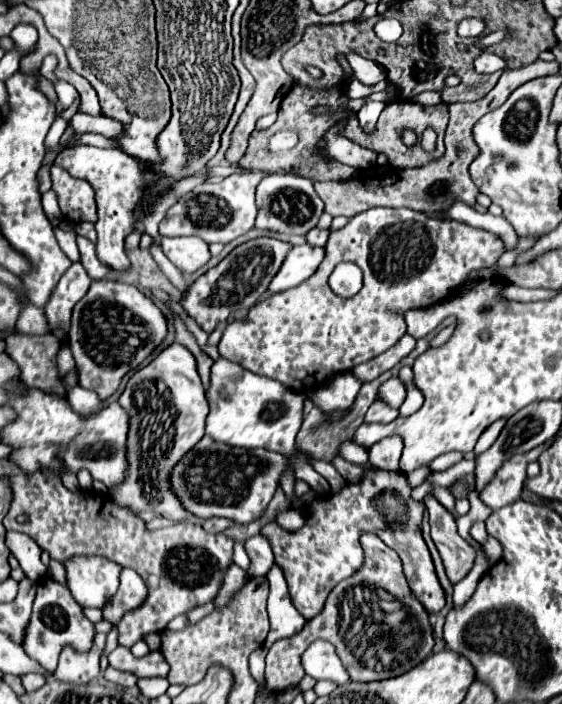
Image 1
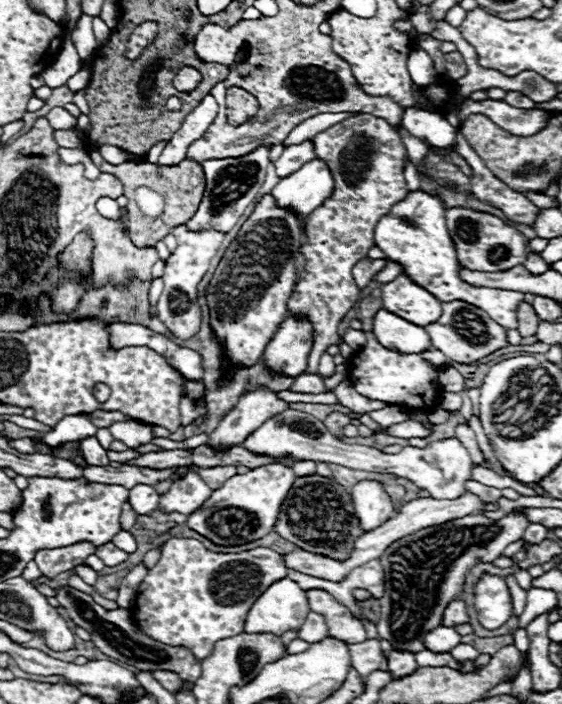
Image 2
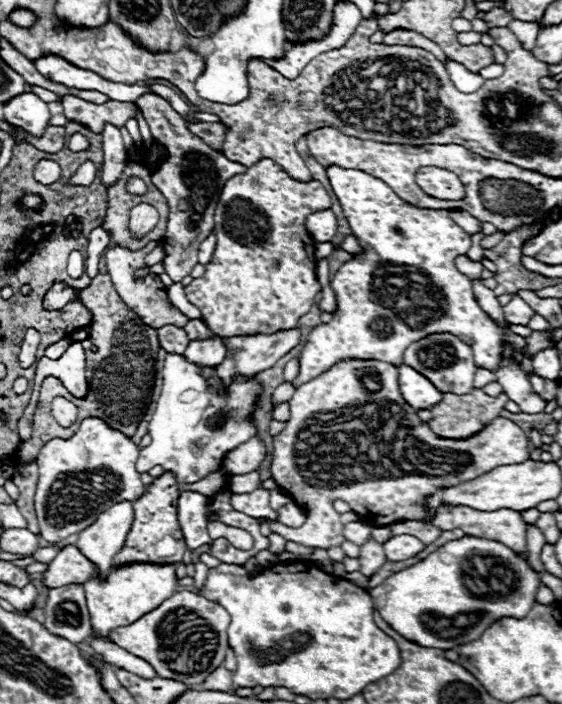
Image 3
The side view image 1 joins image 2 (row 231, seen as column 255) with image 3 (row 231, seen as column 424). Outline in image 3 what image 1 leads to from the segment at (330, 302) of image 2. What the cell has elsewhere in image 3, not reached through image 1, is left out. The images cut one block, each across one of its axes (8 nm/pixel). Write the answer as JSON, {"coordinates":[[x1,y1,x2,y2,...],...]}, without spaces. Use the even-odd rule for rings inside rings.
{"coordinates":[[258,160,256,166,244,174,230,178,218,198,214,214,214,234,218,246,212,260,206,264,206,272,186,286,188,300,202,312,206,326,218,336,256,336,274,334,298,326,298,320,310,312,320,284,316,280,316,254,314,240,308,234,304,222,306,216,330,208,332,202,320,182,300,182,290,178,274,160]]}

